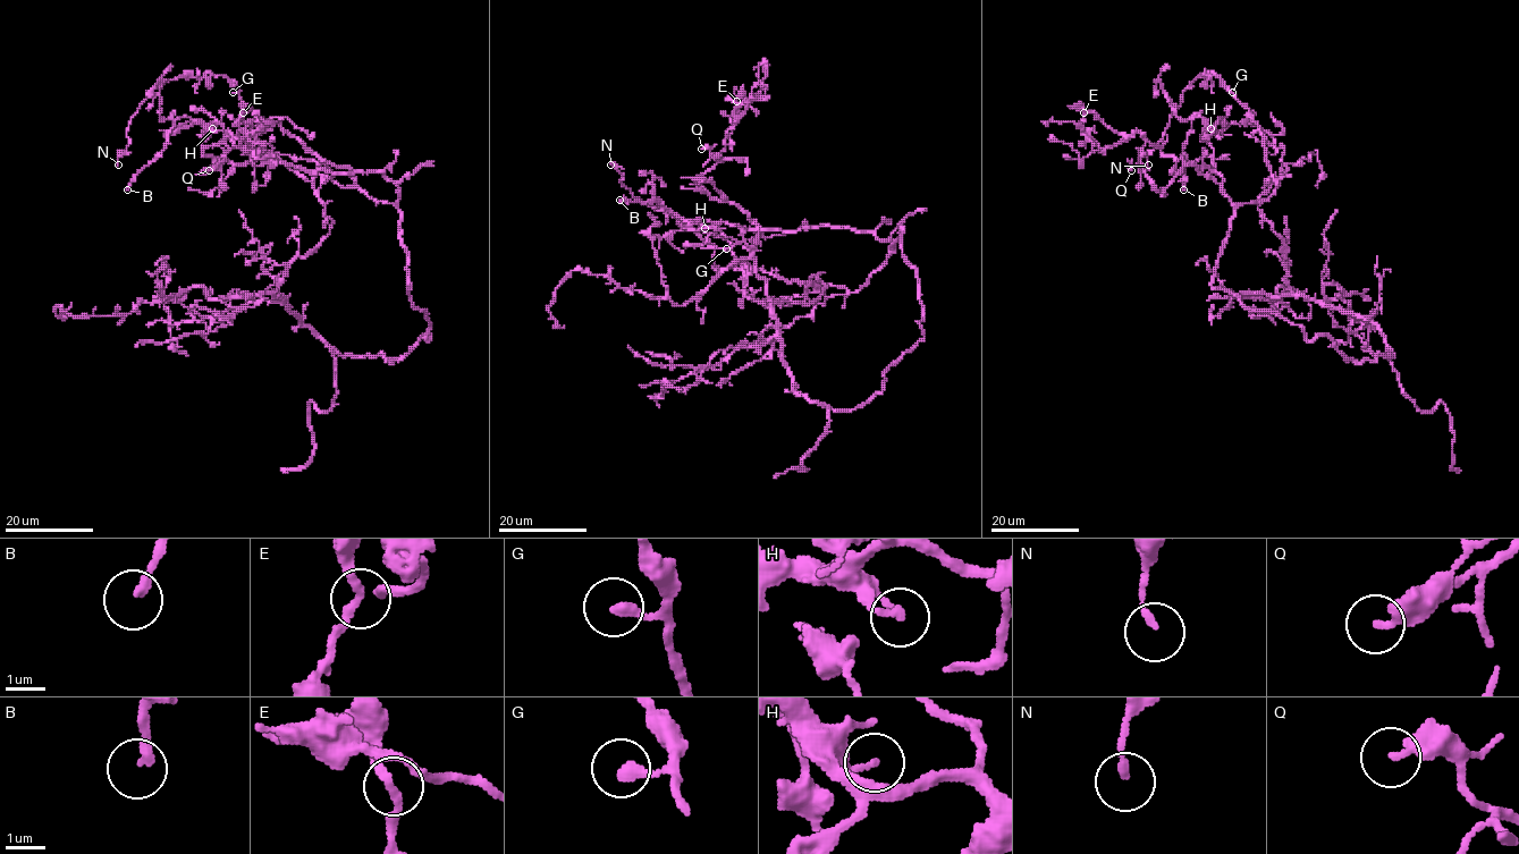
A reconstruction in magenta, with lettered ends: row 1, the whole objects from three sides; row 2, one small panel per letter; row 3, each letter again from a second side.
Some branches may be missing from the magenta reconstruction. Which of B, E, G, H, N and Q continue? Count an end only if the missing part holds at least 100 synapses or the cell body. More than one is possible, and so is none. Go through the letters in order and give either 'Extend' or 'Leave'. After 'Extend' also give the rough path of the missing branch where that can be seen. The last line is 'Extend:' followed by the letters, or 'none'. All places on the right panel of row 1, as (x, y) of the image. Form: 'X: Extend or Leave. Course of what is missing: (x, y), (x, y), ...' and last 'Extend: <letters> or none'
B: Leave
E: Leave
G: Leave
H: Leave
N: Leave
Q: Leave
Extend: none

